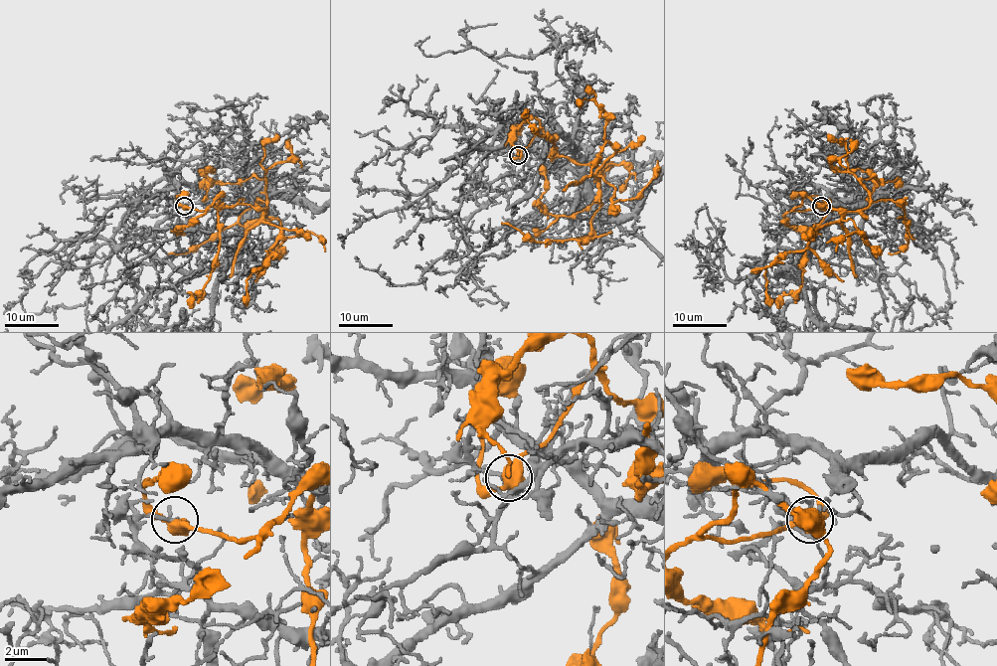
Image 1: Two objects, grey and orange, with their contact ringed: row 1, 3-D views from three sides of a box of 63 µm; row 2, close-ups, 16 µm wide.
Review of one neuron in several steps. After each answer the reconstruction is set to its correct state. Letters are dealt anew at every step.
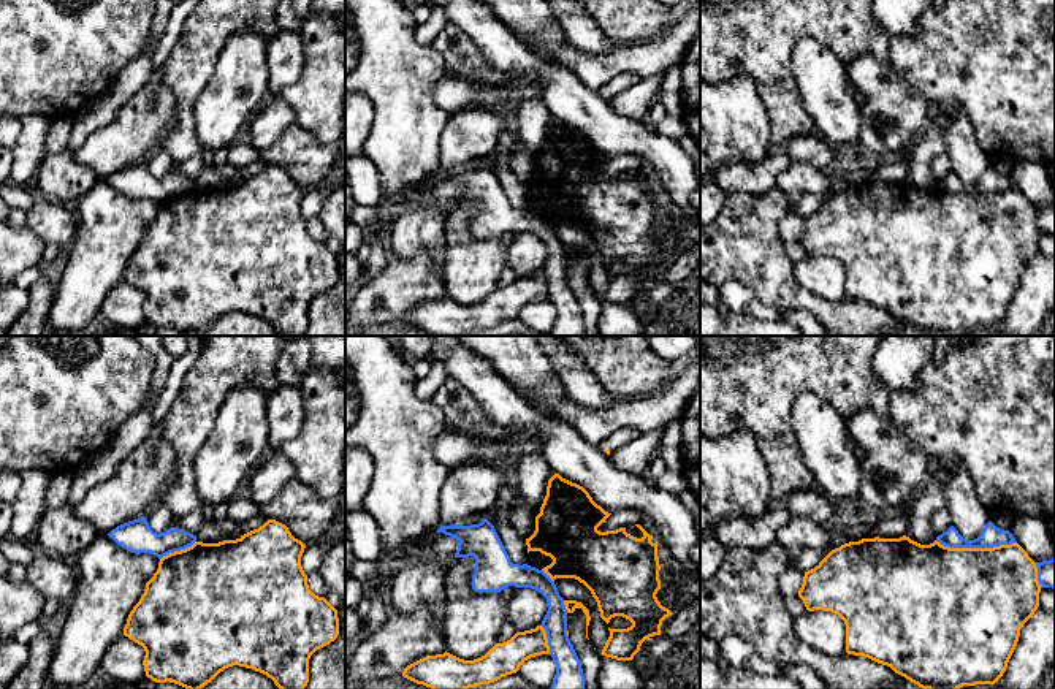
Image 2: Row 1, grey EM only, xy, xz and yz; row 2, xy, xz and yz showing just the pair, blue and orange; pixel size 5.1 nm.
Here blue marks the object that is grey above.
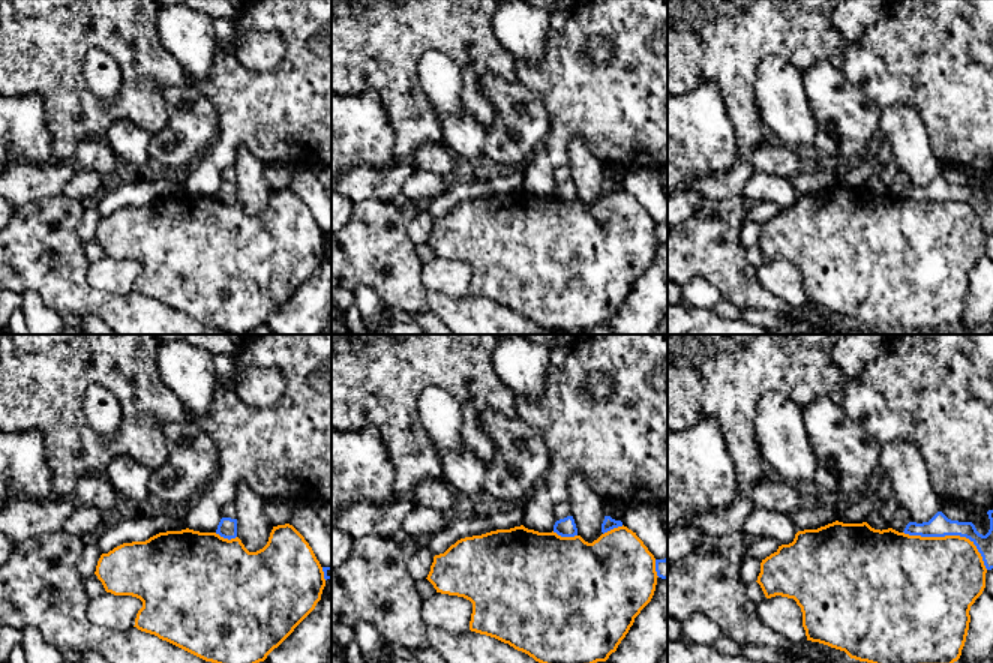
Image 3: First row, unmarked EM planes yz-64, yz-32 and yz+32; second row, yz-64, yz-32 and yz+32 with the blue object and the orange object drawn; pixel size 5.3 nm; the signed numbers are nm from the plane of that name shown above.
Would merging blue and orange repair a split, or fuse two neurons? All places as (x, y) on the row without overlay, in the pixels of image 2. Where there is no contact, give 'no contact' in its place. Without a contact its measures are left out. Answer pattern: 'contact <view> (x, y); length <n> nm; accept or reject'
contact yz (976, 192); length 420 nm; reject

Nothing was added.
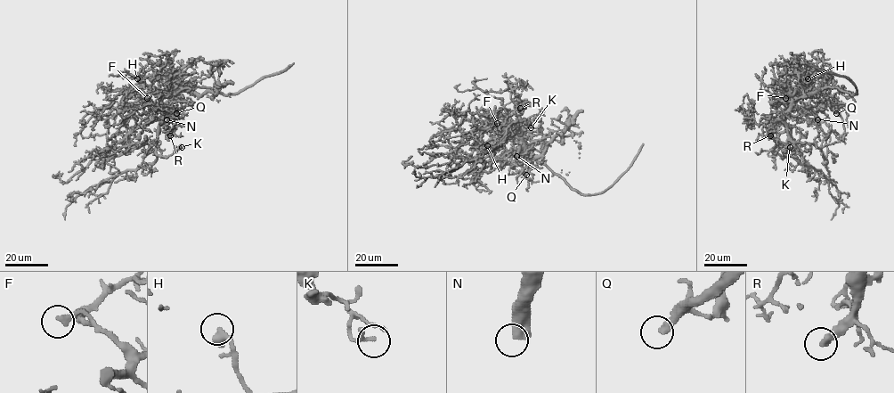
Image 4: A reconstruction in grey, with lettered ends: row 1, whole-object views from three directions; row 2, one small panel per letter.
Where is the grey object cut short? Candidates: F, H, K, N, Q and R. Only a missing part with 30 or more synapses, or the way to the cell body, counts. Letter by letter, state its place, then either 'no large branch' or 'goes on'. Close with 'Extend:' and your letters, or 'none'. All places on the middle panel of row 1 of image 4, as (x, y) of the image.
F: (497, 123) | no large branch
H: (487, 145) | no large branch
K: (531, 127) | no large branch
N: (516, 156) | goes on
Q: (526, 175) | goes on
R: (520, 108) | goes on
Extend: N, Q, R

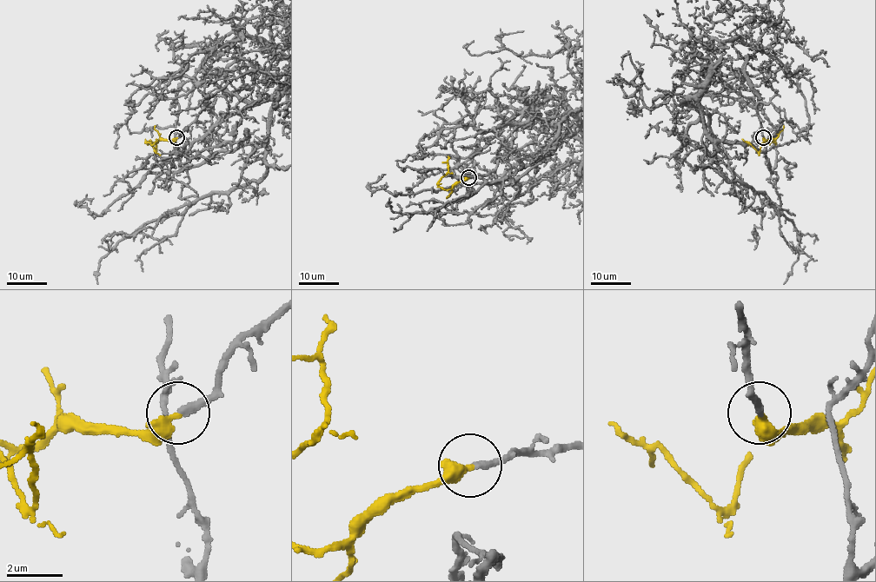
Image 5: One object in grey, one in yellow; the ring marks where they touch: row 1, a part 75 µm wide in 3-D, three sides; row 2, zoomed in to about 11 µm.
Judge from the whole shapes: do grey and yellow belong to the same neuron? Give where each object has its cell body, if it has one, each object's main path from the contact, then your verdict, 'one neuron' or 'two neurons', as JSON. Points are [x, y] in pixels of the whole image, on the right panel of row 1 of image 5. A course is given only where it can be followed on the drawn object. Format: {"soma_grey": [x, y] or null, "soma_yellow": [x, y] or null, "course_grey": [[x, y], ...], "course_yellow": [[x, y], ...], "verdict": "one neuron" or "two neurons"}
{"soma_grey": null, "soma_yellow": null, "course_yellow": [[763, 137], [775, 142], [764, 142], [757, 151], [742, 139]], "verdict": "one neuron"}

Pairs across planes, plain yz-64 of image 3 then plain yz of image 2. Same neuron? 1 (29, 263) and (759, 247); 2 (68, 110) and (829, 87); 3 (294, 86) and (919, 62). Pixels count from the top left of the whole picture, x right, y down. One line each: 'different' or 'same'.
1: same
2: different
3: same

